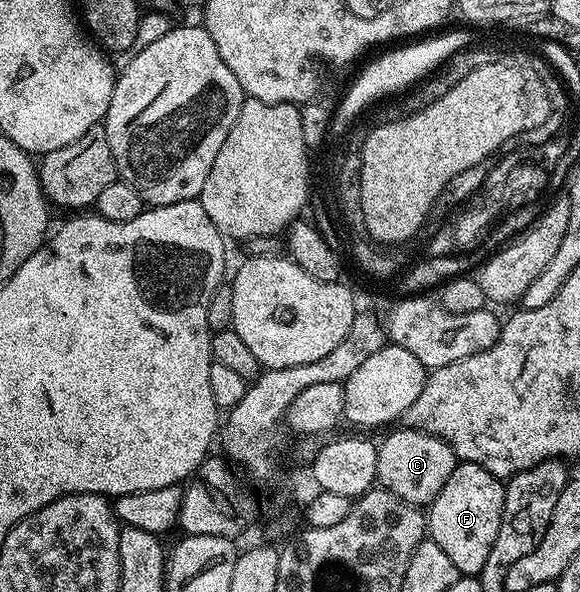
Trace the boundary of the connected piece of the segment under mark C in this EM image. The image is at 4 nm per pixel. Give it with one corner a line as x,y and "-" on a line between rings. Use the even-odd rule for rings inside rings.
403,426
401,430
391,430
391,435
378,443
377,482
405,503
429,505
434,502
440,489
444,489
444,481
452,477
456,456
453,449
438,435
430,435
427,431
417,431
414,427
407,426

